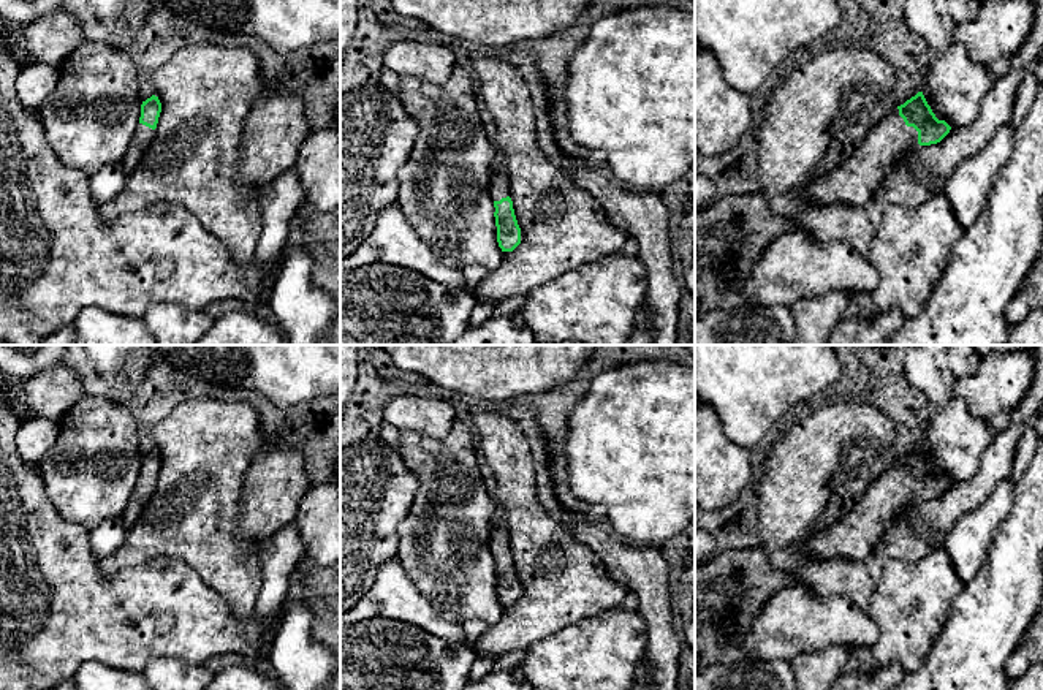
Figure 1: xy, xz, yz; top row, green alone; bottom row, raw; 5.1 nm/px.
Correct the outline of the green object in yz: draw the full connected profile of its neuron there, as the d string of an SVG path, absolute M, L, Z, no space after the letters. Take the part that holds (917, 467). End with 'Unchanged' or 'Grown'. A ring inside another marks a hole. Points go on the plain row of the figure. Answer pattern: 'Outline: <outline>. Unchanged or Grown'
Outline: M923 446L896 461L864 484L863 495L833 525L814 533L799 552L812 559L866 559L891 521L920 500L940 497L951 481L939 475Z. Grown

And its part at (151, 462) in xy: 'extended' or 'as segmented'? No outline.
extended

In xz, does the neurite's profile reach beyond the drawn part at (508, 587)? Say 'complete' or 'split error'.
split error

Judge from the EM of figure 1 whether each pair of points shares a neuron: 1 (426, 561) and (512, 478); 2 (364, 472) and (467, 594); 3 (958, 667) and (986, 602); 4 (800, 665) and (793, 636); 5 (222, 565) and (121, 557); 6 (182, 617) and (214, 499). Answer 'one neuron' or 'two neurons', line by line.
1: two neurons
2: two neurons
3: one neuron
4: two neurons
5: one neuron
6: two neurons

